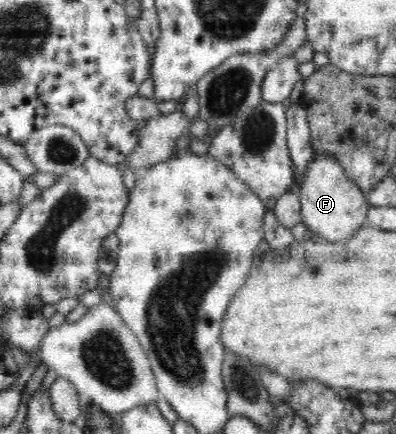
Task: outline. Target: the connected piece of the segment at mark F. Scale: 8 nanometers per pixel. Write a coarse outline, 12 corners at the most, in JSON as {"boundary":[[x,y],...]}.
{"boundary":[[333,156],[298,182],[301,222],[321,240],[350,238],[369,202]]}

